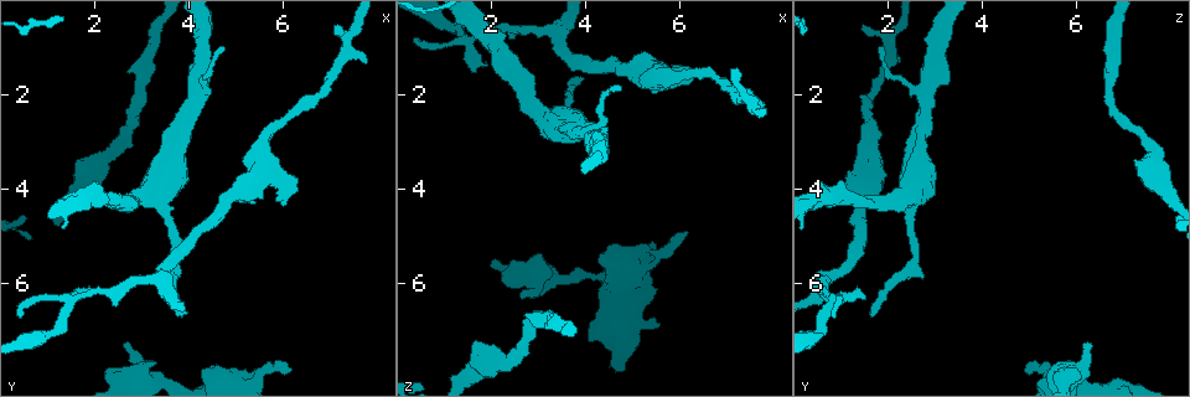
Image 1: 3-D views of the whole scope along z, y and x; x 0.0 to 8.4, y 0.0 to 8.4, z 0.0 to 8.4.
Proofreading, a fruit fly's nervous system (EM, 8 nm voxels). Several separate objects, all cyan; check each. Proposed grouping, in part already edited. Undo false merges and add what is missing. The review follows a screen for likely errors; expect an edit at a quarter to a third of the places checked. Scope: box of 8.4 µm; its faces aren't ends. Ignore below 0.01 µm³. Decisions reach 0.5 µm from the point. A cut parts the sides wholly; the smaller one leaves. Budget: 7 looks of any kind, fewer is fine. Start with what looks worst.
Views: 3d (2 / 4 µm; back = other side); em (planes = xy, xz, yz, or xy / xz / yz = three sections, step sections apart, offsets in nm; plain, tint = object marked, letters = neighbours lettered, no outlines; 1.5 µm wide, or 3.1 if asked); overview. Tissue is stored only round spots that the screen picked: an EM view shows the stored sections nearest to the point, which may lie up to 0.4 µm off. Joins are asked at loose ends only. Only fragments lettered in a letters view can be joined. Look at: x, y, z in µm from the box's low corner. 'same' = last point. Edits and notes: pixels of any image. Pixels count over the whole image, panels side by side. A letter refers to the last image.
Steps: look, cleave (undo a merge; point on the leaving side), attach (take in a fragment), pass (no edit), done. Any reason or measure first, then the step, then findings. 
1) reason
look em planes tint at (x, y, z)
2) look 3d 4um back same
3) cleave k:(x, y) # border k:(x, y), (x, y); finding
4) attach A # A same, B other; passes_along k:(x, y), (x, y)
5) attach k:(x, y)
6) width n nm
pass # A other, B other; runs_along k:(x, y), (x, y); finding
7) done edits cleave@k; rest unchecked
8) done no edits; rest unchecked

branch stops here
look 3d 2um at (6.15, 7.85, 4.90)

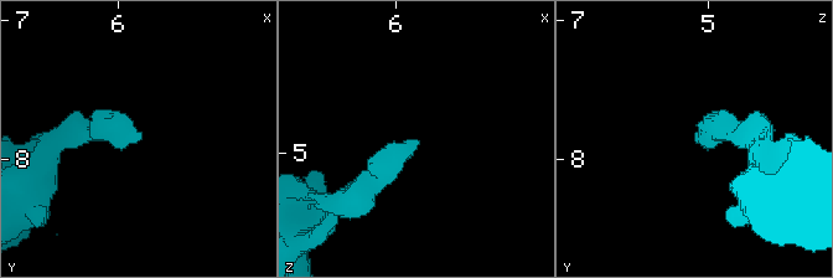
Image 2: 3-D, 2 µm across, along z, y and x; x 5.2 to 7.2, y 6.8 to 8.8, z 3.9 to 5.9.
look em planes letters at (6.14, 7.86, 4.92)

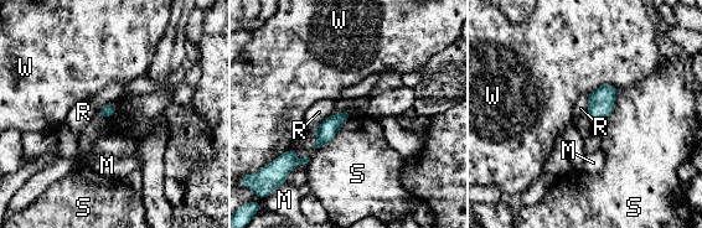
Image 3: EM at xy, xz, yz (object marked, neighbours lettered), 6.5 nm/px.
longest_contact S 340 nm
pass # M other, R other, S other, W other; none of them fits

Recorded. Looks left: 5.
end of a long branch
look 3d 2um at (3.95, 6.65, 1.55)

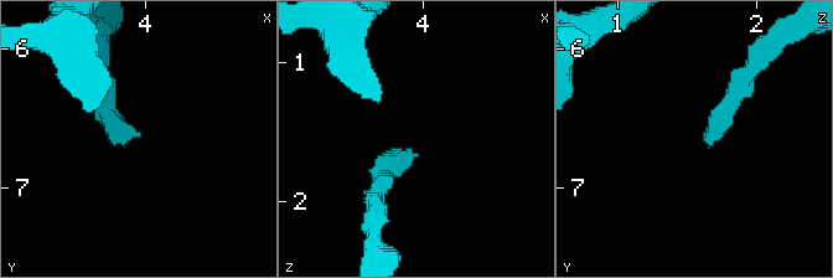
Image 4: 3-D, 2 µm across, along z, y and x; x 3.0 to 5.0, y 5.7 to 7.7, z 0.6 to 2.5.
look em planes letters at (3.92, 6.60, 1.62)

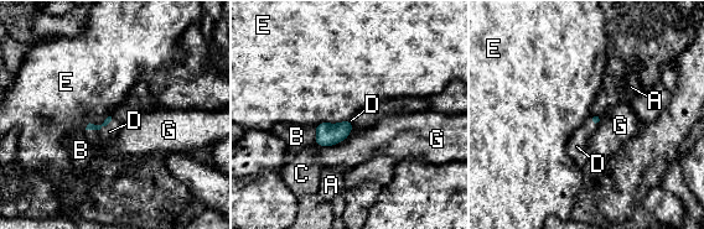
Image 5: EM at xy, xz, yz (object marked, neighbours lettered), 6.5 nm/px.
attach 5:(98, 139) # A other, B other, C other, D same, E other, G other; passes_along 5:(91, 126), (99, 129), (98, 139); the neuron continues

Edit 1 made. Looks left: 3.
see it whole again
look overview

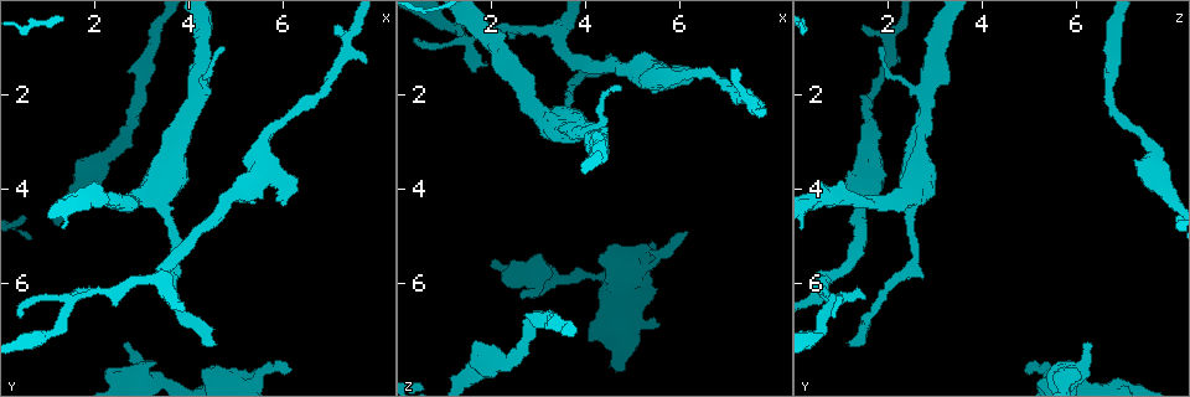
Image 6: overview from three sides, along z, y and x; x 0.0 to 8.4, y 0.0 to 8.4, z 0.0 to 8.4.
sharp bend
look em planes plain at (1.50, 6.30, 0.85)

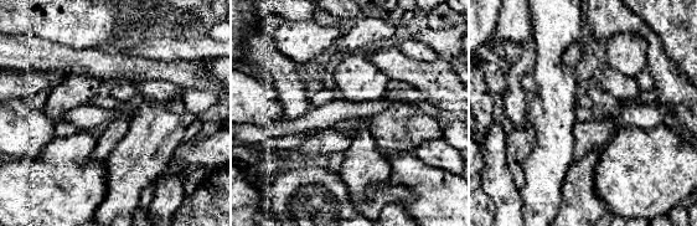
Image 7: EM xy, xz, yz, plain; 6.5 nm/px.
look em planes letters same

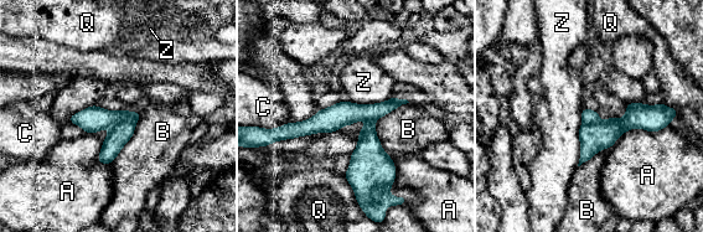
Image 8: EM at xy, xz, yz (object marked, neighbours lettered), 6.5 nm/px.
cleave 8:(120, 133) # A other, B other, C other, Q other, Z other; part_leaving 8:(668, 111), (611, 128), (583, 158); two neurons meet here

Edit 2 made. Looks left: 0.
done edits attach@5, cleave@8; rest unchecked

